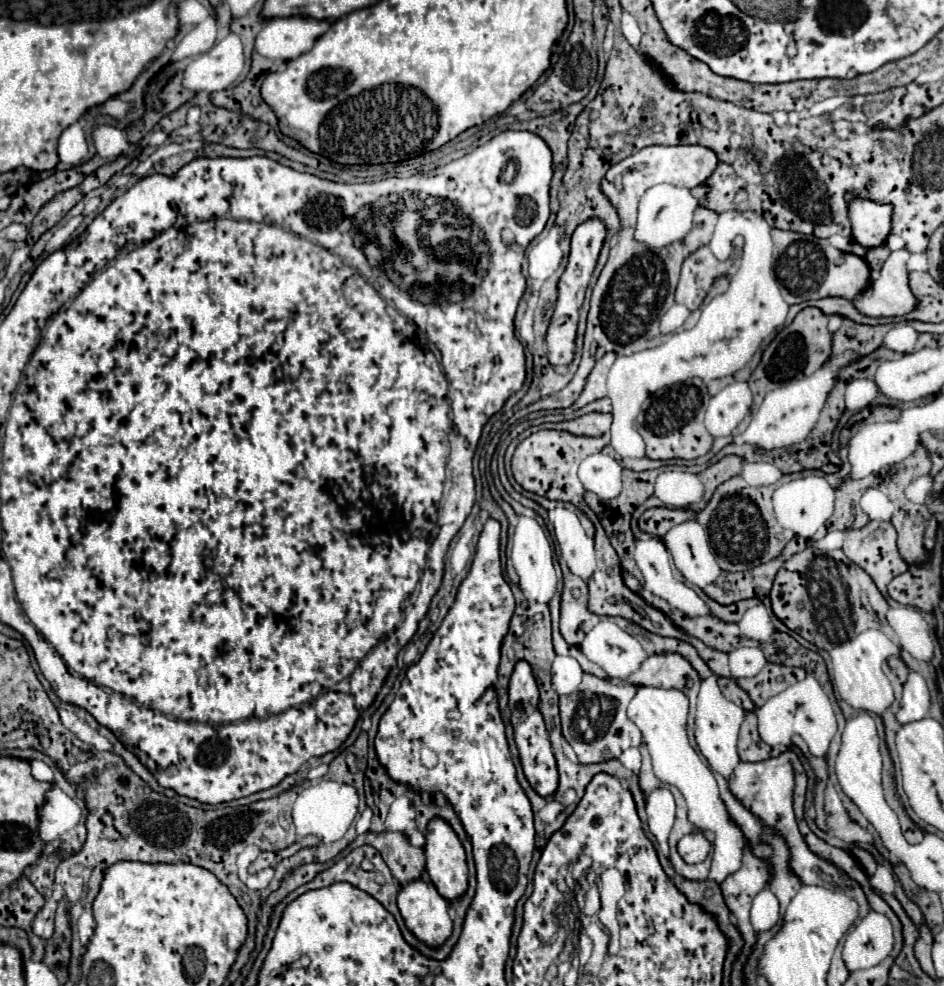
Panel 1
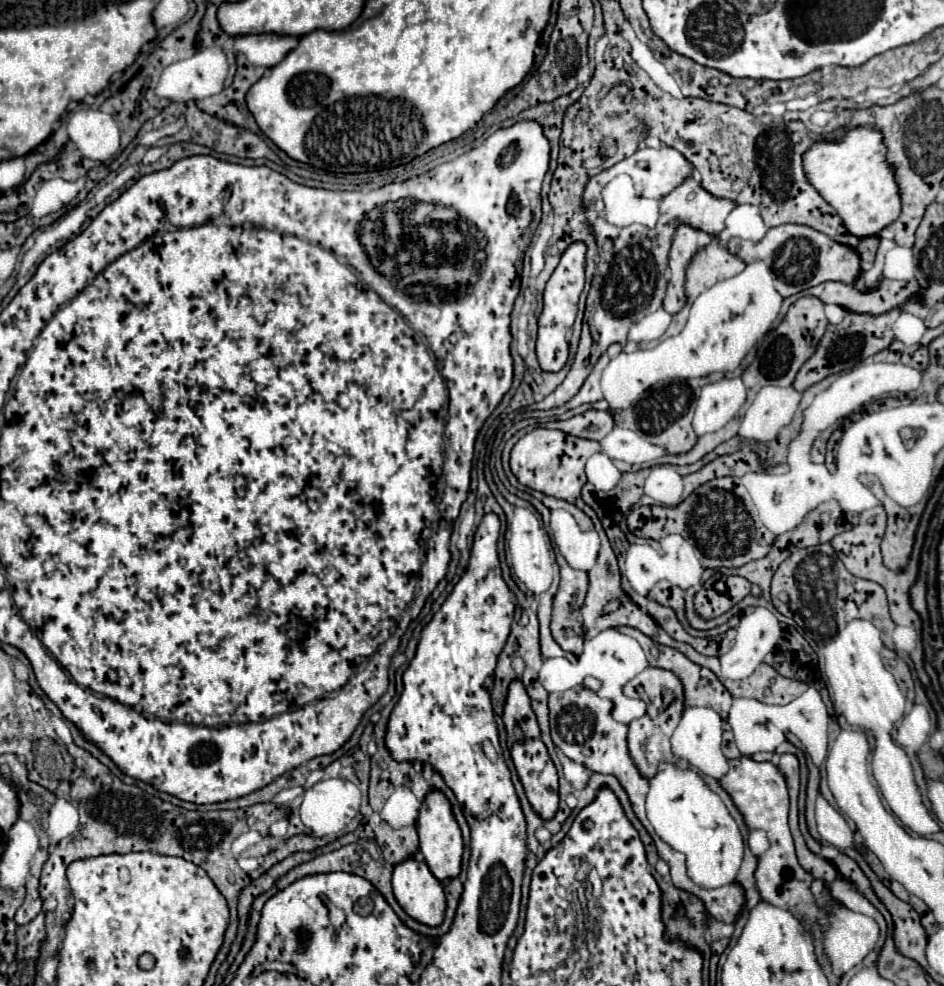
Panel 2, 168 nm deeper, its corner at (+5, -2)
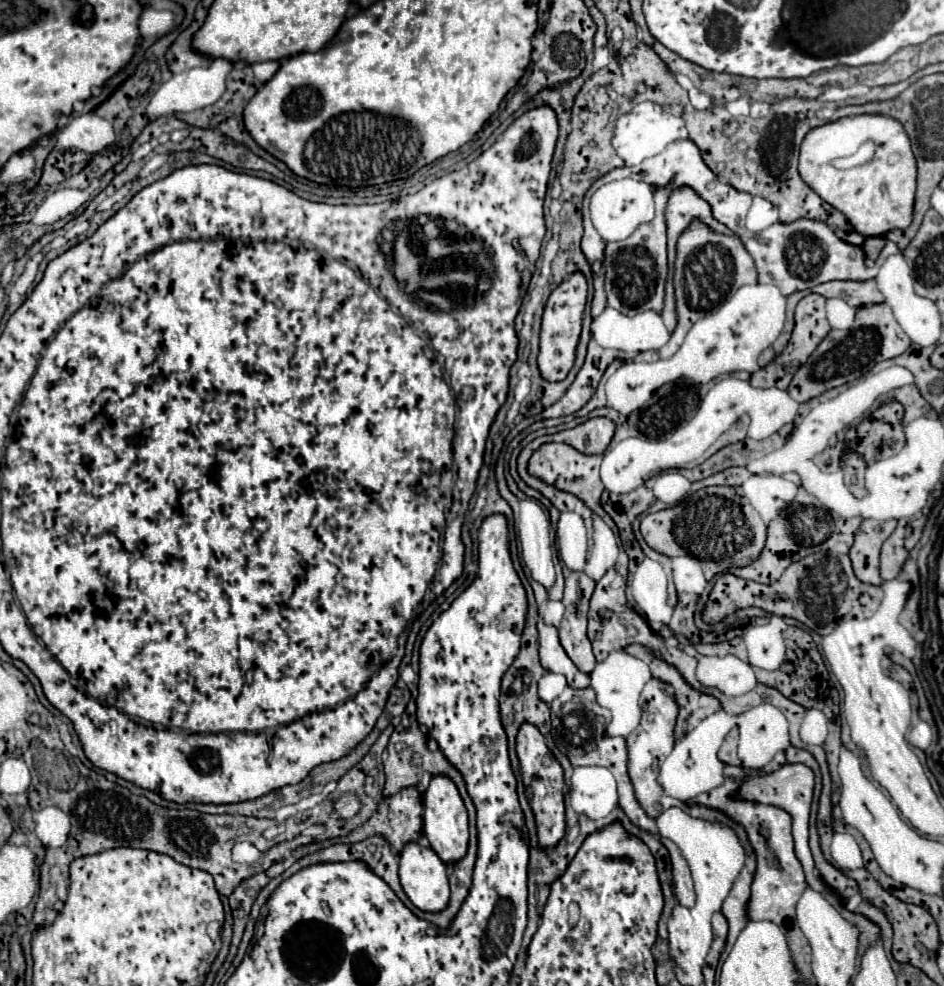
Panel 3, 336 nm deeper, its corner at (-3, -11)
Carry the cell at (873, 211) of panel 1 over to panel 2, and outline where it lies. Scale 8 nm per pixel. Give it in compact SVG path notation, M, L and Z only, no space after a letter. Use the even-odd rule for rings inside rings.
M853 128L849 130L841 140L837 142L817 142L811 146L811 150L805 154L805 172L809 182L817 188L817 192L835 208L835 212L841 216L845 228L849 234L857 238L877 236L885 226L895 222L901 214L901 200L899 200L899 188L893 178L893 168L885 160L885 146L883 136L879 130L873 128Z

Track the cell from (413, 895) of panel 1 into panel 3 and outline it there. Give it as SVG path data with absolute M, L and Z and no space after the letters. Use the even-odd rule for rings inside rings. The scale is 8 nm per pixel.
M417 841L407 843L403 847L403 851L399 853L399 877L401 877L401 885L403 885L405 893L409 895L413 905L417 905L419 909L441 911L441 909L447 907L449 883L447 883L445 863L439 859L439 855L431 847L421 845Z

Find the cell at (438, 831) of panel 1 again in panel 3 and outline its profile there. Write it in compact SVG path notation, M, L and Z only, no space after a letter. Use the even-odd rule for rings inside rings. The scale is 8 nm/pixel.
M433 775L431 783L423 795L423 833L427 835L433 851L445 861L459 861L467 853L469 829L467 829L467 809L463 799L447 775Z

